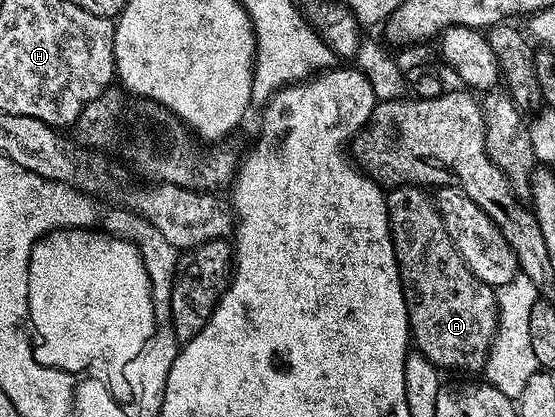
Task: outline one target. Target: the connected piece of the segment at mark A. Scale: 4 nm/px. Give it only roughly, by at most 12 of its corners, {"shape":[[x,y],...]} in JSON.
{"shape":[[424,186],[388,188],[411,343],[484,368],[497,293]]}

